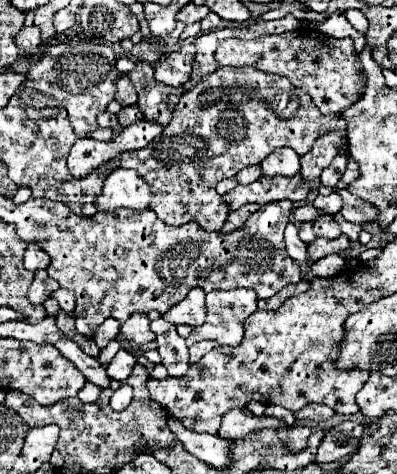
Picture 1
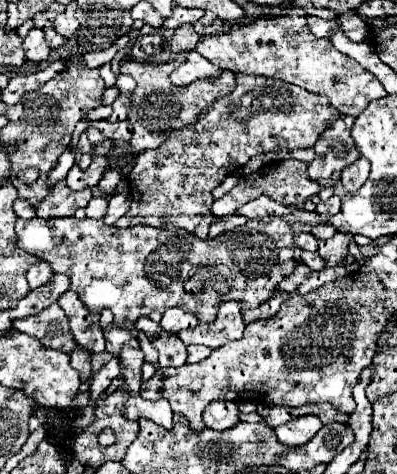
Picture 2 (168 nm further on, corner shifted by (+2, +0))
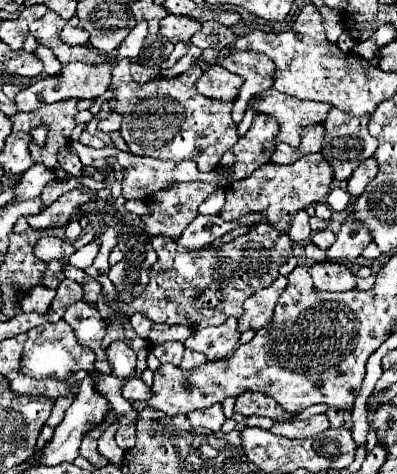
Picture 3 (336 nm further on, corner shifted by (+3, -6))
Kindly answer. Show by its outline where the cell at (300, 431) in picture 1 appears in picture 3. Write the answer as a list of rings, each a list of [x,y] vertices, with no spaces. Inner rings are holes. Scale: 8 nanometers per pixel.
[[[317,414],[309,420],[291,420],[291,422],[275,422],[271,432],[285,438],[309,438],[329,428],[329,420],[325,414]]]

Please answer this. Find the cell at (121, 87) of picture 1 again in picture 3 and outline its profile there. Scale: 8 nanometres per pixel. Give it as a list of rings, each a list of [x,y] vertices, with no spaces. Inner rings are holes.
[[[111,112],[107,118],[99,120],[99,124],[97,124],[97,128],[99,128],[101,132],[107,132],[107,134],[119,130],[119,126],[121,126],[121,116],[115,114],[115,112]]]

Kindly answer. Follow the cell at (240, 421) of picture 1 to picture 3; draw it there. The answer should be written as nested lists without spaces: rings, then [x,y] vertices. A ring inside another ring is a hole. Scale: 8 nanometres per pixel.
[[[215,404],[207,410],[197,410],[197,412],[191,412],[191,414],[185,414],[189,418],[189,422],[195,426],[195,428],[207,428],[207,430],[221,430],[221,424],[225,422],[225,416],[223,416],[223,406],[221,404]]]

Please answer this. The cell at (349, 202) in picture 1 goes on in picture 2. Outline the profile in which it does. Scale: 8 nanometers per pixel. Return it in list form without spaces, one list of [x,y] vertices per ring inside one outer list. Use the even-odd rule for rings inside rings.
[[[330,196],[328,200],[320,202],[320,204],[316,206],[316,212],[318,212],[320,216],[324,216],[324,218],[338,214],[338,212],[340,212],[340,196]]]

